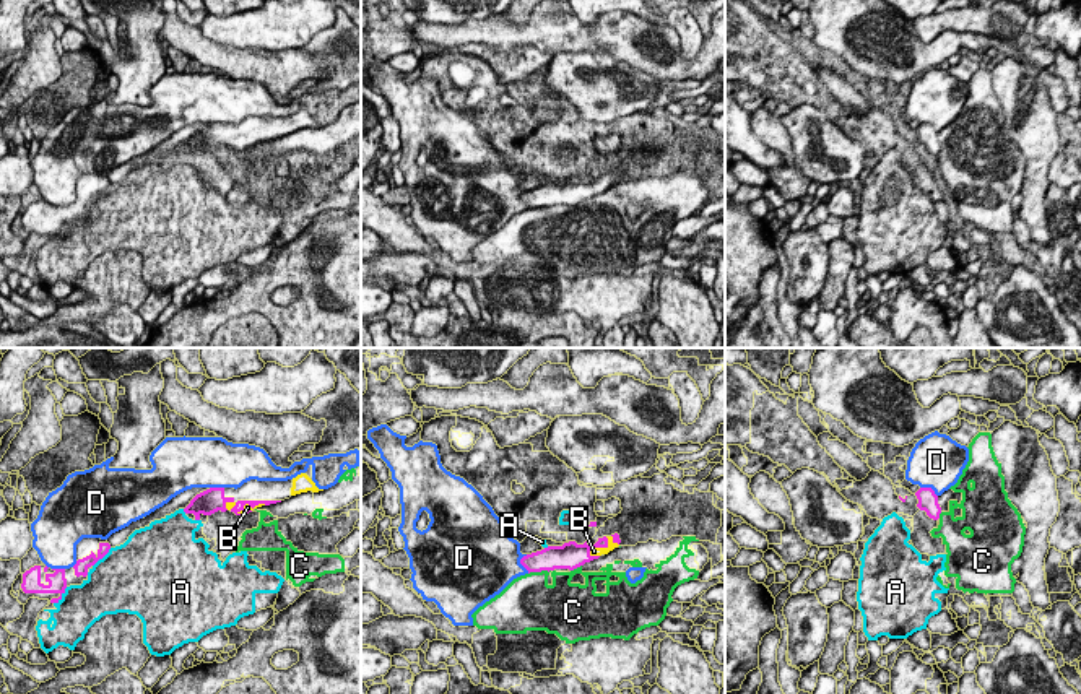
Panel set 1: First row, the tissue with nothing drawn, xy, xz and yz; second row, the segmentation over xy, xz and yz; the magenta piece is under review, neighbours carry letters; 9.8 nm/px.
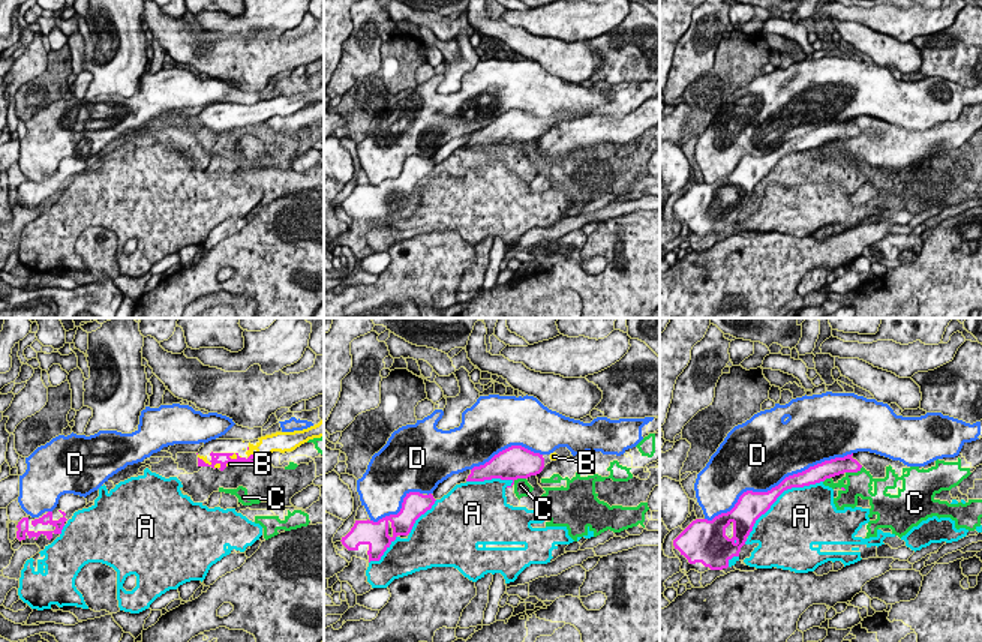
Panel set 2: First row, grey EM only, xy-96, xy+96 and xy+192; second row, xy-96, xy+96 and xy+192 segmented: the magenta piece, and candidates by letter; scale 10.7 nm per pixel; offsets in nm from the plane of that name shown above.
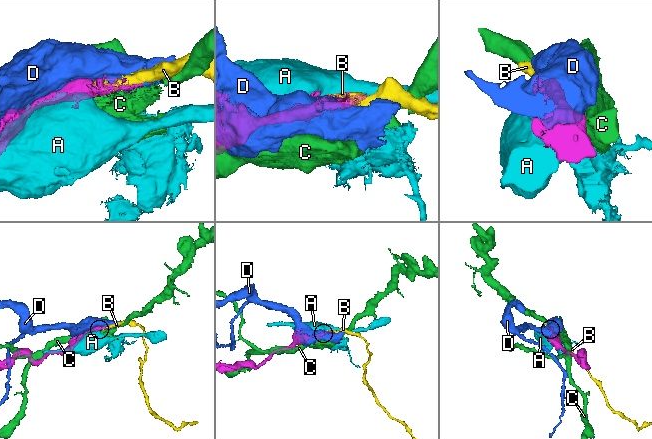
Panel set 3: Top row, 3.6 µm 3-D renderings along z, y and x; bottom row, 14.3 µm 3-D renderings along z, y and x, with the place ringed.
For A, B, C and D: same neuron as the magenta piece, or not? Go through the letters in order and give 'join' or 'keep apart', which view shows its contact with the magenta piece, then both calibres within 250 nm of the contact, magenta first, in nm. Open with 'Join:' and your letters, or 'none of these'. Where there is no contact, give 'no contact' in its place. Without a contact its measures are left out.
Join: B
A: keep apart; meets magenta in xy; 190 nm thick on the magenta side, 420 nm on the other
B: join; meets magenta in xy; 100 nm thick on the magenta side, 70 nm on the other
C: keep apart; meets magenta in xz; 240 nm thick on the magenta side, 400 nm on the other
D: keep apart; meets magenta in xz; 220 nm thick on the magenta side, 440 nm on the other

